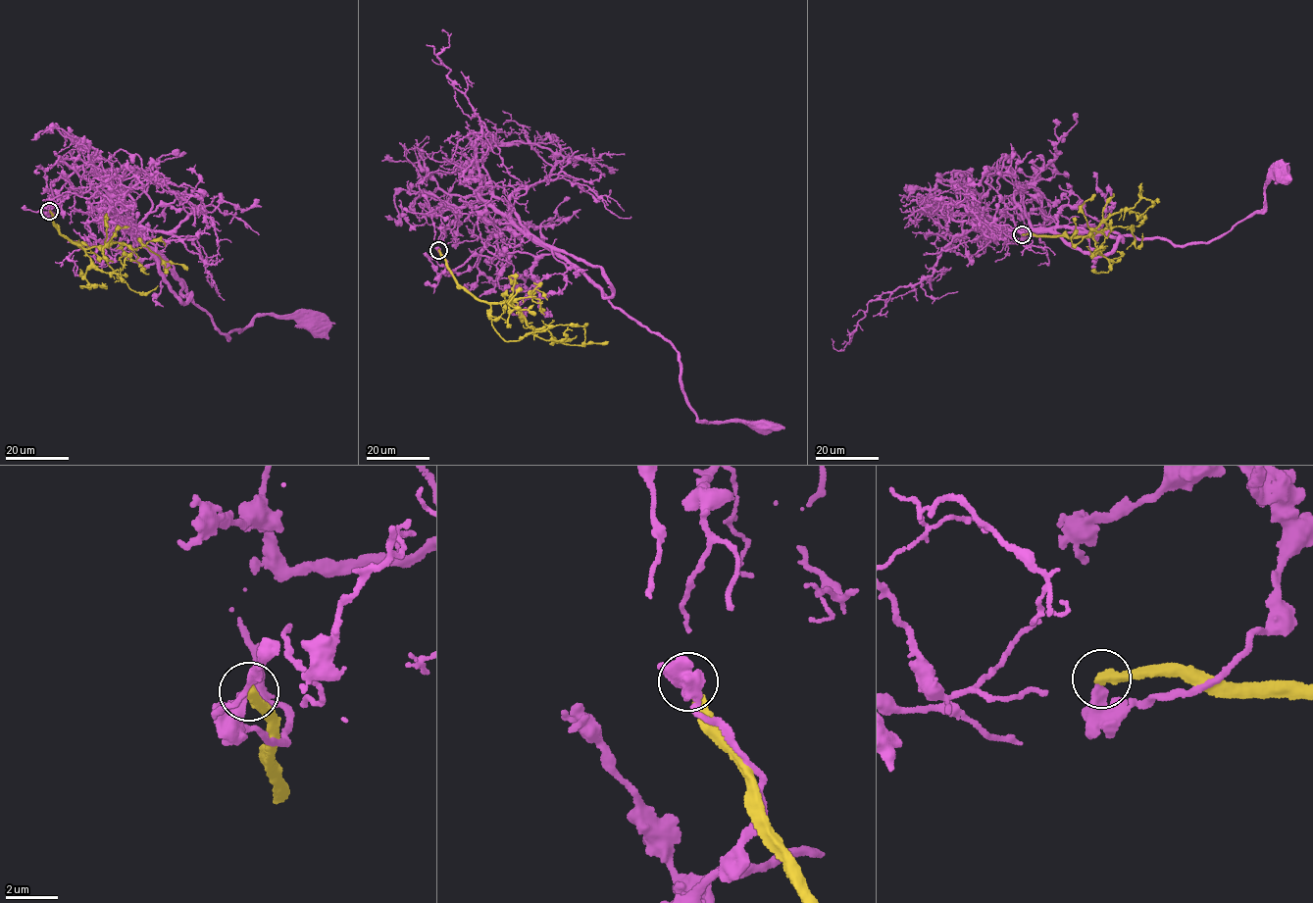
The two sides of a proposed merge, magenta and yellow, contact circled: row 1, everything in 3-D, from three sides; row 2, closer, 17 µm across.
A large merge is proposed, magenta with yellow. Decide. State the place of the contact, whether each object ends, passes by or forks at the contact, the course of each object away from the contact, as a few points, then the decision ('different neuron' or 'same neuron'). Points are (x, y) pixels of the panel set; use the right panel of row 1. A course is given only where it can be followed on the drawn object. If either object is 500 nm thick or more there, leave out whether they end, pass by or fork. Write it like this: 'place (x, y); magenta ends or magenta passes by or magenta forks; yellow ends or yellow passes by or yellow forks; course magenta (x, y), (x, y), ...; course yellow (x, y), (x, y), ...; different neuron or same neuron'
place (1022, 234); magenta ends; yellow ends; course magenta (1023, 234), (1042, 228), (1034, 197), (1043, 218), (1091, 233), (1208, 243), (1263, 208), (1264, 185), (1277, 171); course yellow (1023, 234), (1093, 235), (1097, 226), (1125, 208), (1143, 198), (1153, 204), (1140, 215), (1136, 212); different neuron

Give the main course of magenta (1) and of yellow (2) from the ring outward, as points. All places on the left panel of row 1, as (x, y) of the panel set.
1: (49, 211), (52, 217), (56, 197), (104, 196), (127, 230), (162, 253), (227, 340), (265, 314), (313, 321)
2: (49, 211), (53, 225), (72, 242), (89, 249), (117, 242), (147, 247), (165, 269), (171, 267)

